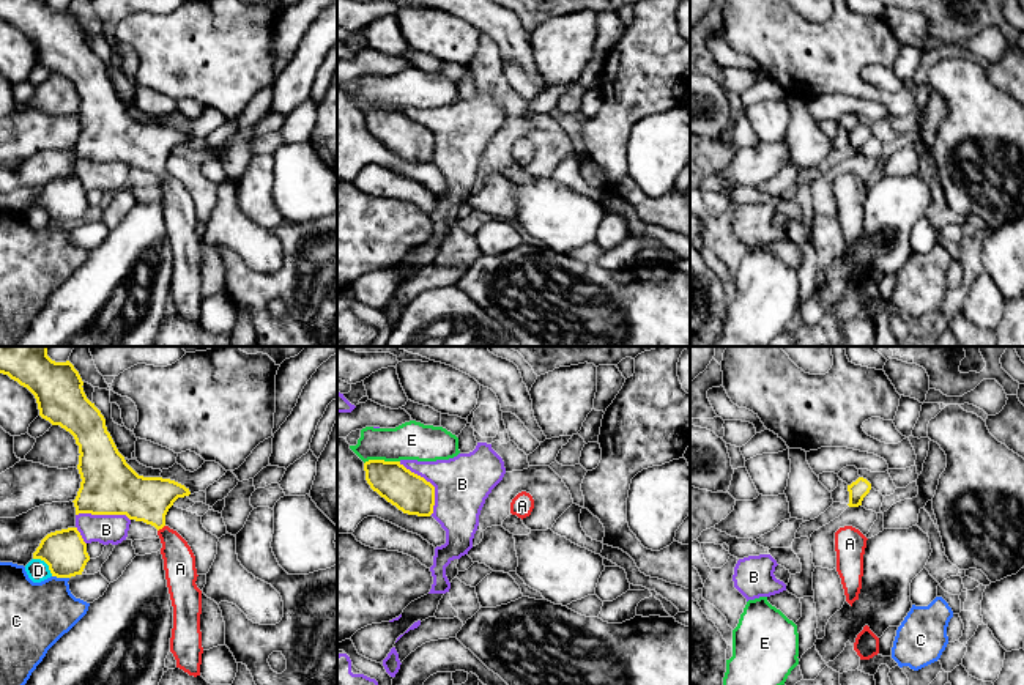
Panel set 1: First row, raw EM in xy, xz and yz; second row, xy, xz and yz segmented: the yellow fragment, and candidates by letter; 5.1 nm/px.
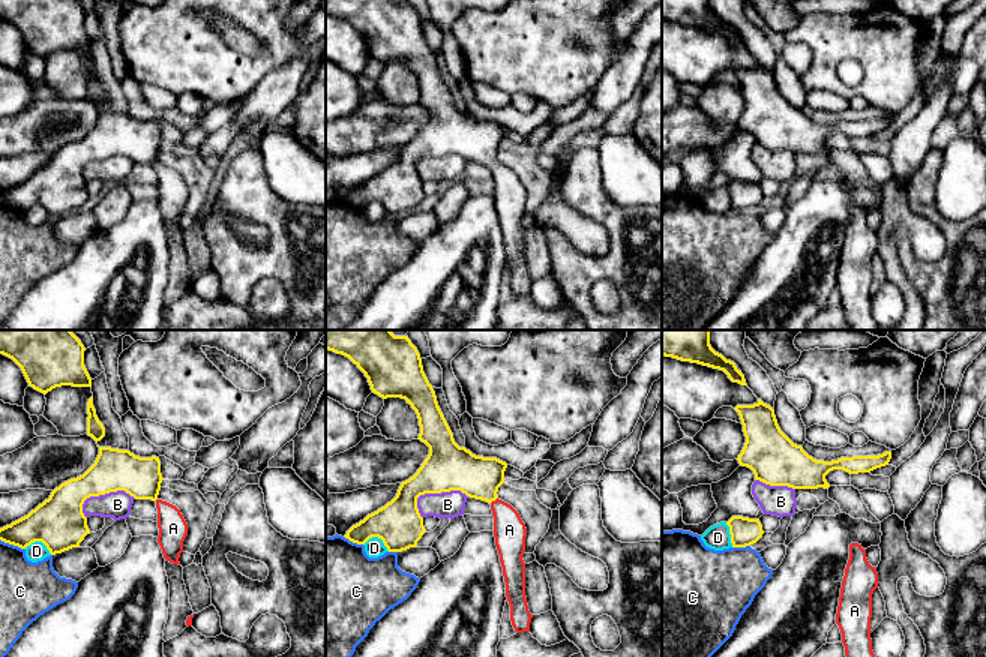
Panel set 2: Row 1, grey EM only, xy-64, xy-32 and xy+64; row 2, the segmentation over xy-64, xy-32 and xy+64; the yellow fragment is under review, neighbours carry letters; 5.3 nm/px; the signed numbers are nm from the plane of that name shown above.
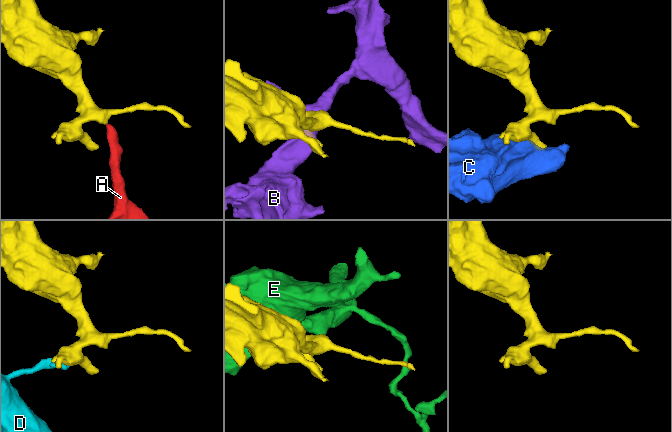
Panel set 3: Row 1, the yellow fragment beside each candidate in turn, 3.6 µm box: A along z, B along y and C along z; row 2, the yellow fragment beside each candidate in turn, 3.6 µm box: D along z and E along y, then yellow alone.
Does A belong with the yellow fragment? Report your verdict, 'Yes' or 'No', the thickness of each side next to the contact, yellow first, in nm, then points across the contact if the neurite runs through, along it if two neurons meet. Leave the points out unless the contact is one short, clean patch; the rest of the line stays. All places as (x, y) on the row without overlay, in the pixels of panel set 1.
Yes. Thickness 220 nm (yellow) against 160 nm. Path across: xy (147, 147), (161, 175), (175, 196), (180, 216)

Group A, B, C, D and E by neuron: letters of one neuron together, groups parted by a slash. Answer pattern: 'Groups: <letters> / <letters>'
Groups: A / B / C / D / E

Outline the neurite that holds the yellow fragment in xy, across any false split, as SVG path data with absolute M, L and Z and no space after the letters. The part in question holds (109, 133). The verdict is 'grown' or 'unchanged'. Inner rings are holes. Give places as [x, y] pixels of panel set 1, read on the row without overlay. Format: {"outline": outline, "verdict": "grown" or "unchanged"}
{"outline": "M0 0L0 20L35 43L43 66L74 83L82 126L72 148L76 162L126 162L158 176L173 254L170 299L176 315L200 323L202 238L195 231L195 203L187 189L165 172L169 156L178 145L189 143L189 135L170 126L139 123L126 110L69 8L55 9L47 0Z", "verdict": "grown"}

